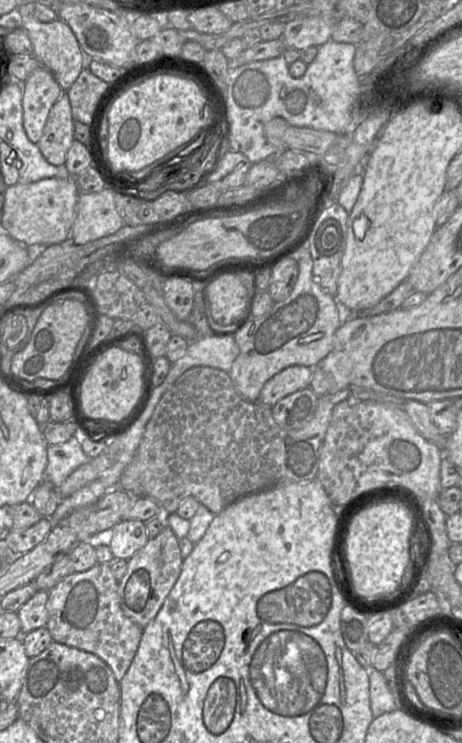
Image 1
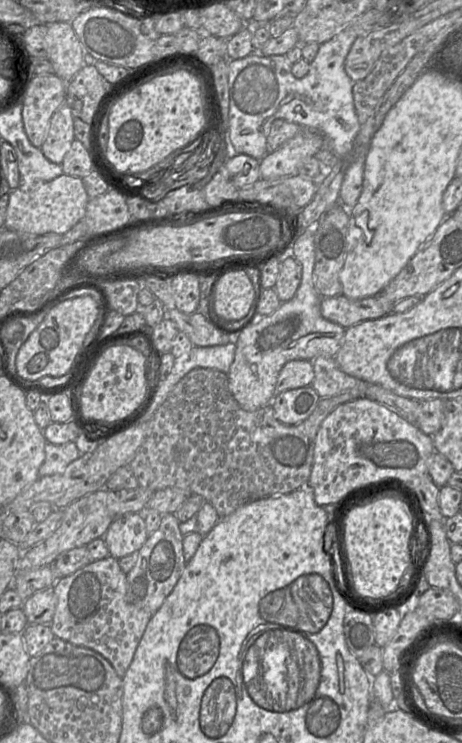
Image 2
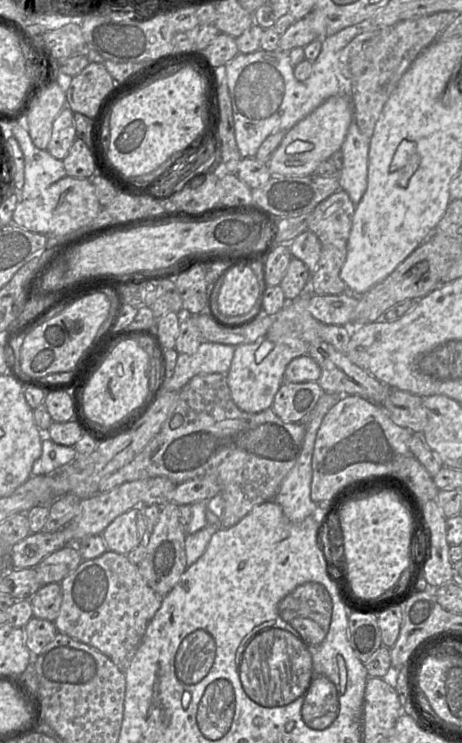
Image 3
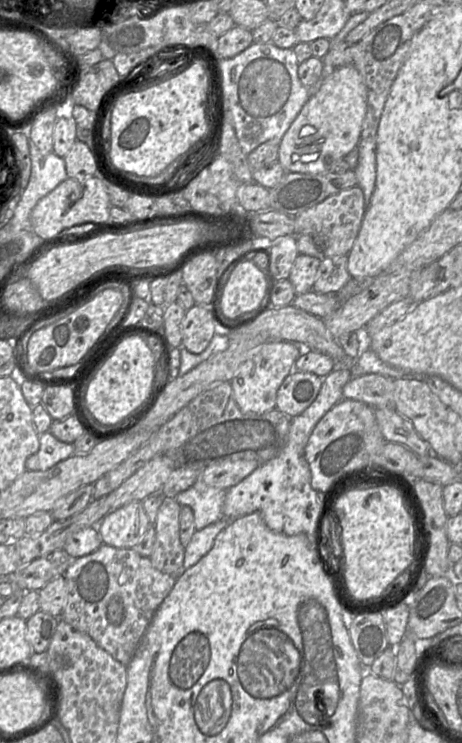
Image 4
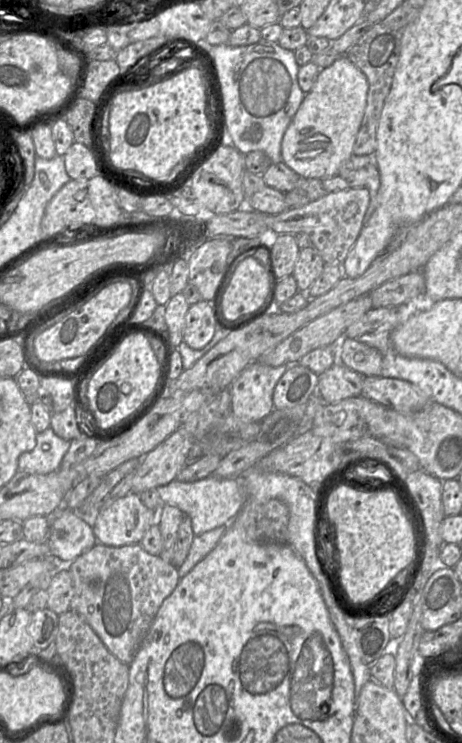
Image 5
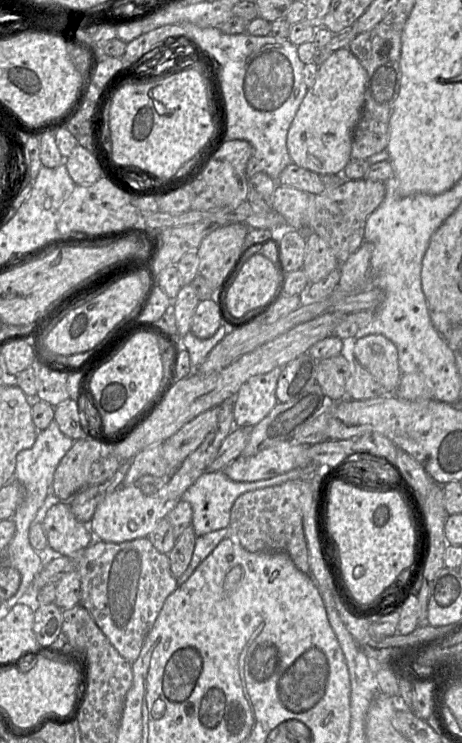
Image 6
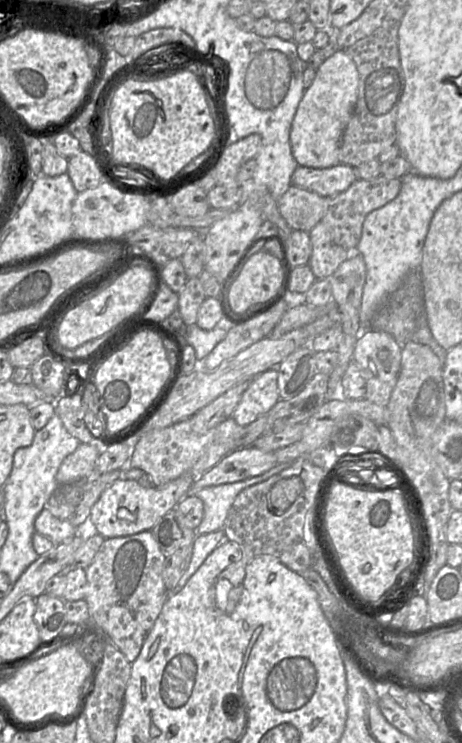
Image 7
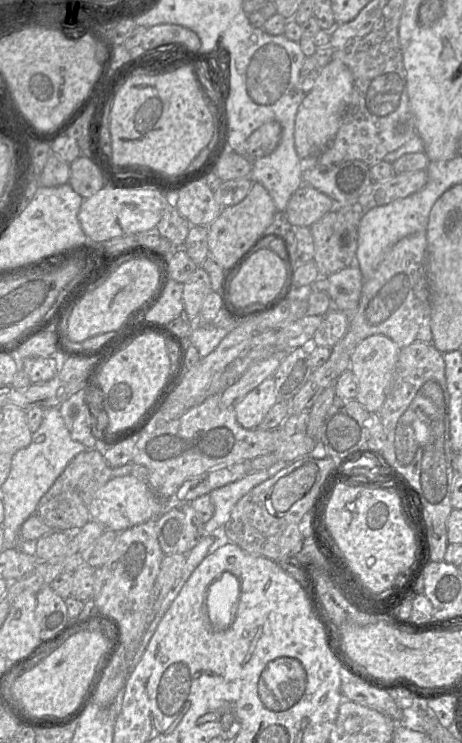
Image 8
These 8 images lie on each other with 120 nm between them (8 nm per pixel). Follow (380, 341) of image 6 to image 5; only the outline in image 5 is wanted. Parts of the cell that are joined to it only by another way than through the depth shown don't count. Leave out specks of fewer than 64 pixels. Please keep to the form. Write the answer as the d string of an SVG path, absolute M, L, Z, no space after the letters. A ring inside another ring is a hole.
M343 337L342 363L365 377L381 376L381 352L357 339Z

